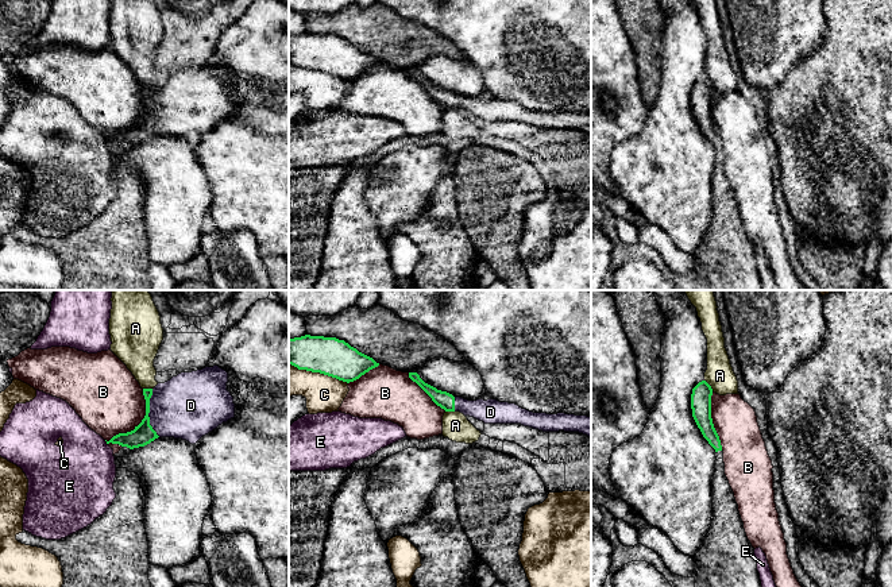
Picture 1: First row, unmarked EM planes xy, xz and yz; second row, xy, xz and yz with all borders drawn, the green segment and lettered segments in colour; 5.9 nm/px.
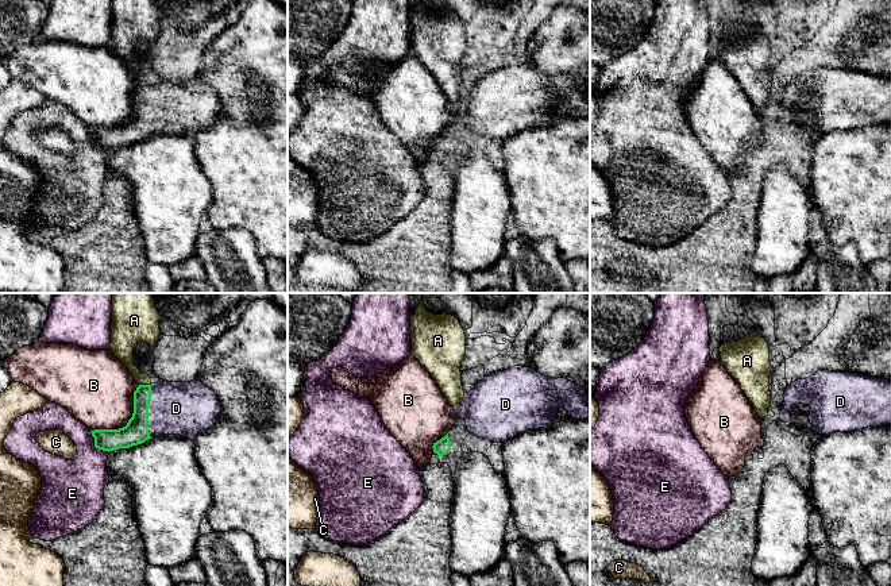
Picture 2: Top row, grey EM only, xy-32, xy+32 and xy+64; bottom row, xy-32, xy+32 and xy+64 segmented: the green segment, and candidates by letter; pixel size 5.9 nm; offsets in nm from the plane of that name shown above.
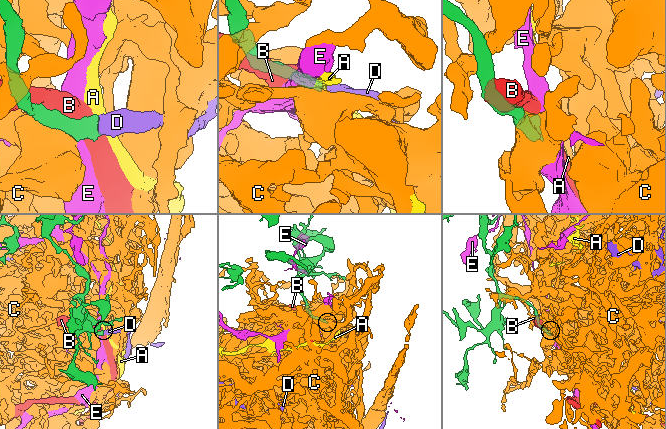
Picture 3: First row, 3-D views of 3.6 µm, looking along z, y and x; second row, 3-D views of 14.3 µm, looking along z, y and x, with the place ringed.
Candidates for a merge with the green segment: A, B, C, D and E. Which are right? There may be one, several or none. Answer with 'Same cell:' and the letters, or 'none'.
Same cell: D

